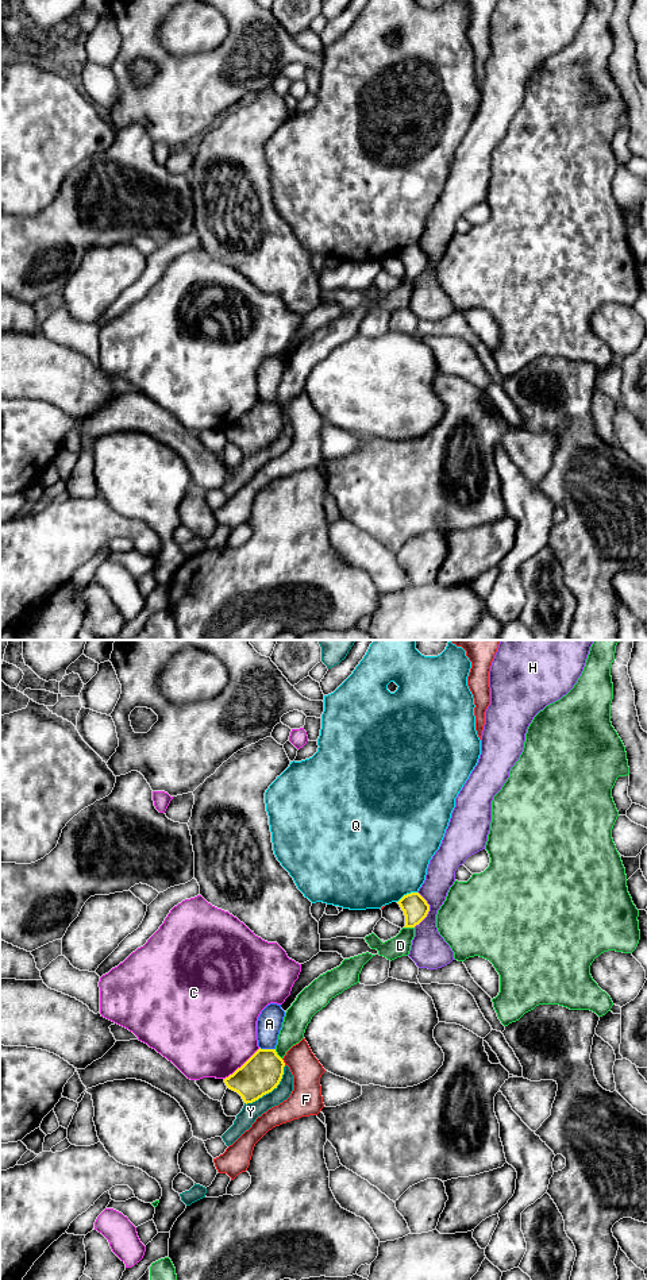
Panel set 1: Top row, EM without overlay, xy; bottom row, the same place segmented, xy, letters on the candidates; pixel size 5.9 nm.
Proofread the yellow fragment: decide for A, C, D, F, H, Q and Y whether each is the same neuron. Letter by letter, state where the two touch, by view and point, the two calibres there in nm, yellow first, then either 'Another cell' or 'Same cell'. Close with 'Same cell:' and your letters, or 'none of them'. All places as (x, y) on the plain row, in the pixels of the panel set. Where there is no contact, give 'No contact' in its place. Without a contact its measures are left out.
A: Touches yellow at xy (268, 401). Thickness 240 nm (yellow) against 150 nm. Another cell
C: Touches yellow at xy (243, 416). Thickness 240 nm (yellow) against 500 nm. Another cell
D: Touches yellow at xy (409, 278). Thickness 150 nm (yellow) against 130 nm. Another cell
F: Touches yellow at xy (282, 413). Thickness 240 nm (yellow) against 180 nm. Another cell
H: Touches yellow at xy (428, 262). Thickness 150 nm (yellow) against 220 nm. Another cell
Q: Touches yellow at xy (407, 246). Thickness 150 nm (yellow) against 500 nm. Another cell
Y: Touches yellow at xy (270, 443). Thickness 240 nm (yellow) against 110 nm. Another cell
Same cell: none of them

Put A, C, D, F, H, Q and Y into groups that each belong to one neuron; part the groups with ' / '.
A / C / D / F / H / Q / Y

